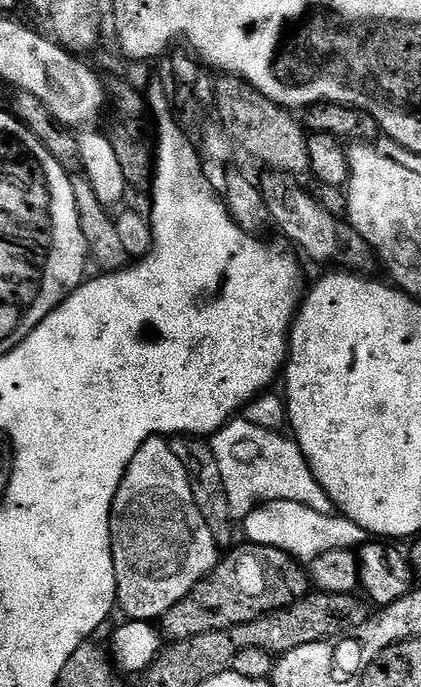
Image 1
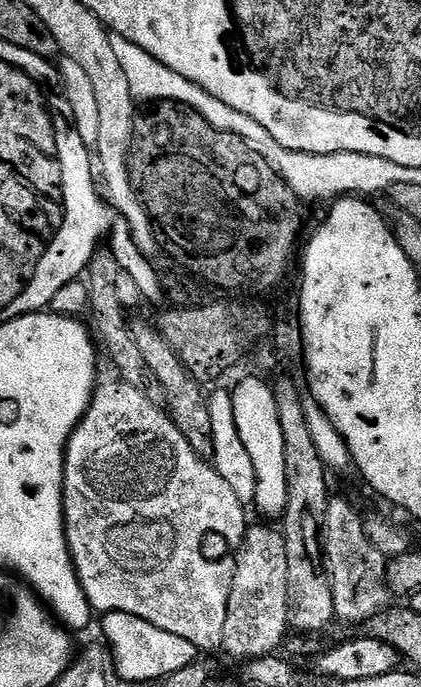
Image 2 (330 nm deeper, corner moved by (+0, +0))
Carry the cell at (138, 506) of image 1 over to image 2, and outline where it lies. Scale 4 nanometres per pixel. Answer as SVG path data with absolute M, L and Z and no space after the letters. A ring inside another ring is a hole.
M123 382L116 384L101 383L97 387L88 413L80 419L79 426L73 430L68 439L64 453L64 537L68 539L68 548L72 551L72 565L80 579L84 593L97 613L124 611L137 615L146 622L162 630L170 631L181 638L192 642L201 653L217 651L222 642L222 629L226 623L226 606L230 602L230 586L234 578L236 558L234 550L240 547L244 534L248 531L249 521L244 521L246 506L230 490L226 478L216 472L215 467L205 457L199 456L182 438L182 430L174 426L172 417L163 407L160 408L151 400L149 393L142 388L135 388Z

